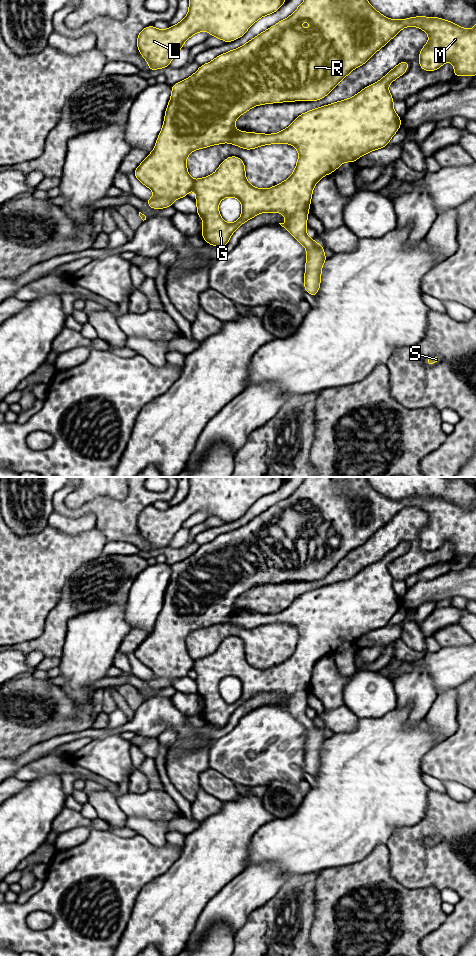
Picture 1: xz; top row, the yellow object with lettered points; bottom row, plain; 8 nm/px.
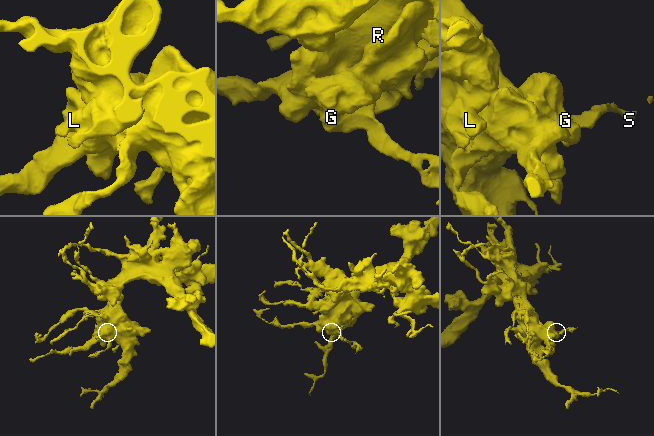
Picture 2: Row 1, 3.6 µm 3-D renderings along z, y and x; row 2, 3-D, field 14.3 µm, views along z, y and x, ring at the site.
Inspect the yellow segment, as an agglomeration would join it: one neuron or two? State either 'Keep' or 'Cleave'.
Keep

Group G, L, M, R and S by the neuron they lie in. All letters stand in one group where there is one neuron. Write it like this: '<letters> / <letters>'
G L M R S

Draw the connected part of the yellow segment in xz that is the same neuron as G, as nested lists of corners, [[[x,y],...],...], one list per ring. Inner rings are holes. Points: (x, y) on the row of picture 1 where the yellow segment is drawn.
[[[304,0],[288,18],[242,47],[200,66],[192,76],[172,85],[163,127],[154,150],[134,171],[136,178],[154,193],[153,198],[145,200],[146,203],[152,209],[171,207],[174,200],[187,196],[193,189],[197,195],[197,214],[203,220],[201,236],[207,244],[219,248],[225,247],[234,231],[259,213],[283,214],[287,221],[279,224],[306,248],[304,286],[305,291],[315,297],[327,257],[321,244],[306,234],[313,188],[322,177],[333,173],[342,163],[355,162],[366,153],[388,145],[400,128],[402,119],[393,109],[394,100],[388,85],[406,72],[409,62],[399,63],[380,81],[351,98],[299,115],[279,133],[237,131],[235,121],[257,105],[324,98],[352,70],[365,64],[372,54],[408,26],[416,26],[429,35],[429,41],[419,55],[423,70],[437,70],[449,61],[454,65],[454,77],[476,76],[476,27],[464,29],[437,17],[392,20],[380,14],[367,0]],[[302,21],[308,21],[313,27],[300,28]],[[226,142],[247,150],[268,144],[291,144],[297,149],[299,158],[291,176],[269,189],[250,185],[244,162],[236,156],[226,158],[214,174],[193,180],[187,172],[188,155],[200,148]],[[225,197],[235,197],[242,204],[242,214],[234,223],[226,223],[219,213],[219,202]]]

